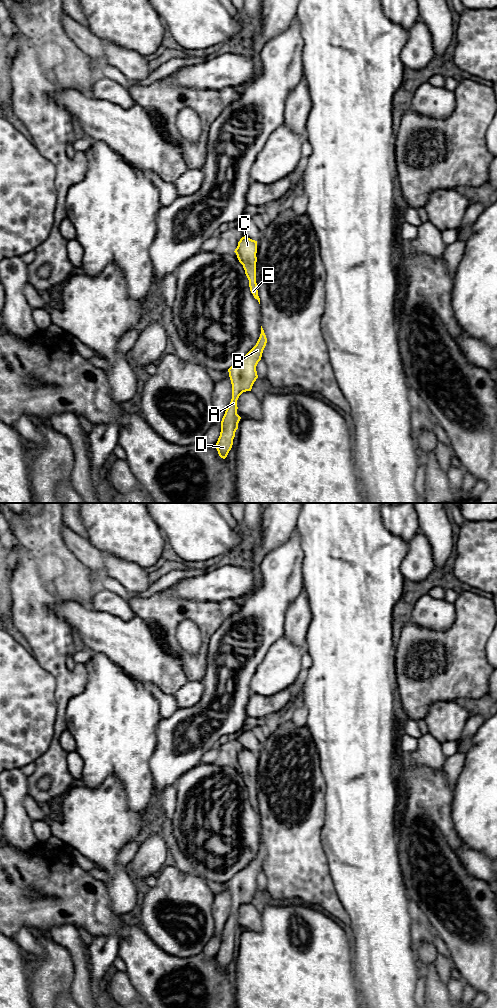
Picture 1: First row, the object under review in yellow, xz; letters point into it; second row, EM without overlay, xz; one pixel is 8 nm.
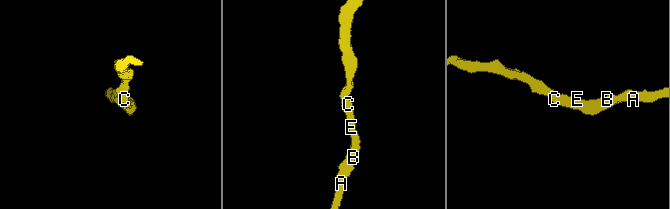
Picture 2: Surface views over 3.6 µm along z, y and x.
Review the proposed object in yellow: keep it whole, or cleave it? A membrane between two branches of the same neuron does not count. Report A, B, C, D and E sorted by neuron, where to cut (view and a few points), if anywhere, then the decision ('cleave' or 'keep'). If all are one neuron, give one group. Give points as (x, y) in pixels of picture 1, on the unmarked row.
A B C D E | no cut | keep

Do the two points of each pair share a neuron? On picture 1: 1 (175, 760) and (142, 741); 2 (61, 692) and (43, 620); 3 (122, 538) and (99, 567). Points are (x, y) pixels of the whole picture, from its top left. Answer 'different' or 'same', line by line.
1: different
2: same
3: different

